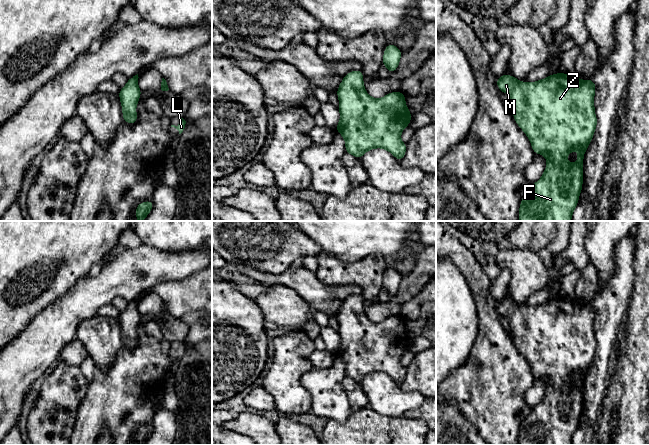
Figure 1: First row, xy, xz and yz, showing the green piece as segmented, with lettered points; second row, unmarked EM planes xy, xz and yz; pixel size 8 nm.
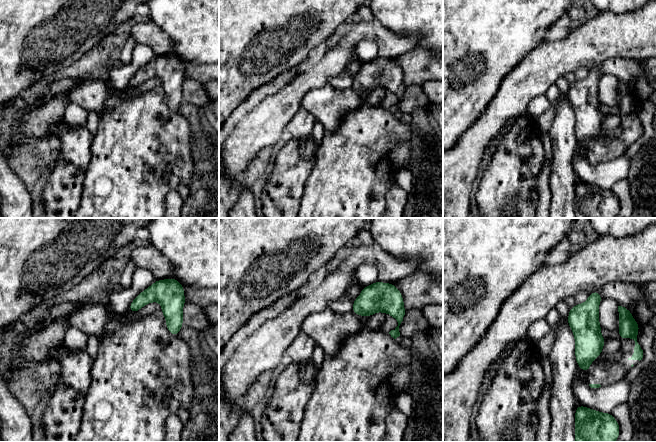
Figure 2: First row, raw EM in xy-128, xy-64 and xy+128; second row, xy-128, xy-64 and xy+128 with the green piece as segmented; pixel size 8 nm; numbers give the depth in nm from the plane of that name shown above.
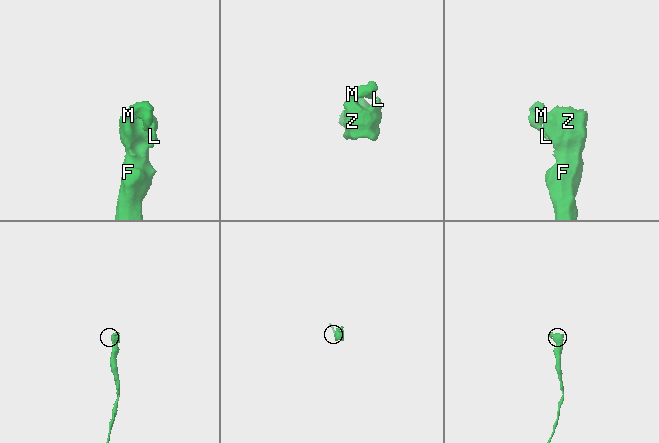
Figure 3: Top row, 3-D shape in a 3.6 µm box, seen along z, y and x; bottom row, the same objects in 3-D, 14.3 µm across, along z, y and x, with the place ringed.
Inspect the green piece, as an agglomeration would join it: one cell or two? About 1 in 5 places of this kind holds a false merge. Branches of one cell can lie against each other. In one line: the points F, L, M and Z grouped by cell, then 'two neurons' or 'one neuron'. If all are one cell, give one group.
groups F L M Z; one neuron

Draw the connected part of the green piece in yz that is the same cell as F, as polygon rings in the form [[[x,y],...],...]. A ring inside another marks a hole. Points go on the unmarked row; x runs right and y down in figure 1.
[[[558,296],[535,306],[522,306],[505,297],[496,302],[496,307],[500,316],[509,319],[513,342],[528,361],[534,378],[543,379],[547,383],[541,402],[531,409],[529,415],[521,423],[519,445],[571,445],[583,410],[584,379],[598,348],[594,330],[596,309],[593,303],[582,304],[576,299]],[[573,374],[579,376],[577,386],[568,387],[567,380]]]

